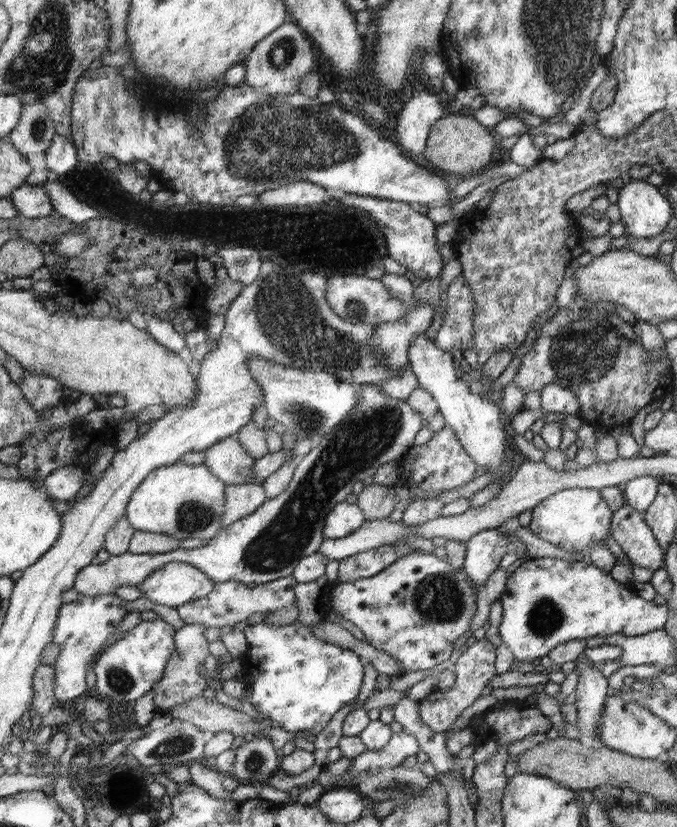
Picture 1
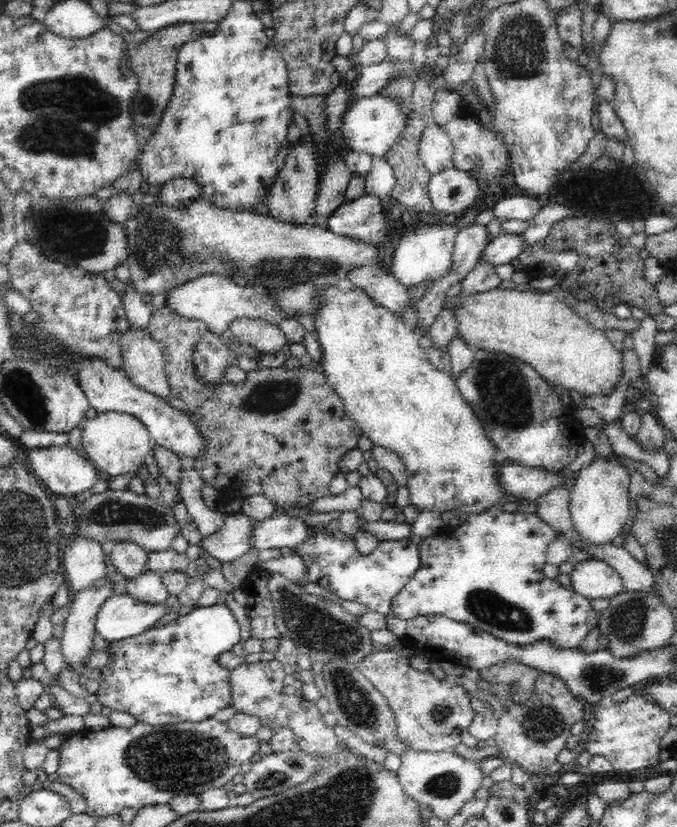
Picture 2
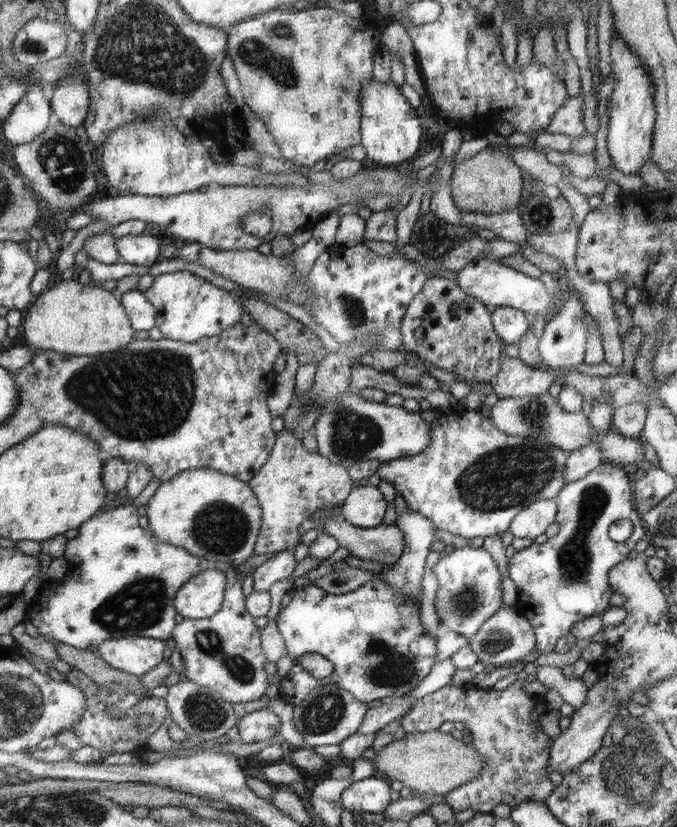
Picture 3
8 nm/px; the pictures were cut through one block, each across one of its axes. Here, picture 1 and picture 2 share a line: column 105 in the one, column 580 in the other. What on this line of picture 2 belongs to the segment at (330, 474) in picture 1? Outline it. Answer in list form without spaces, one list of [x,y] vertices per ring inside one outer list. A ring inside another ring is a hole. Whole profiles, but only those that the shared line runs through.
[[[586,559],[576,563],[570,578],[573,590],[589,599],[610,599],[624,589],[620,573],[600,559]]]

